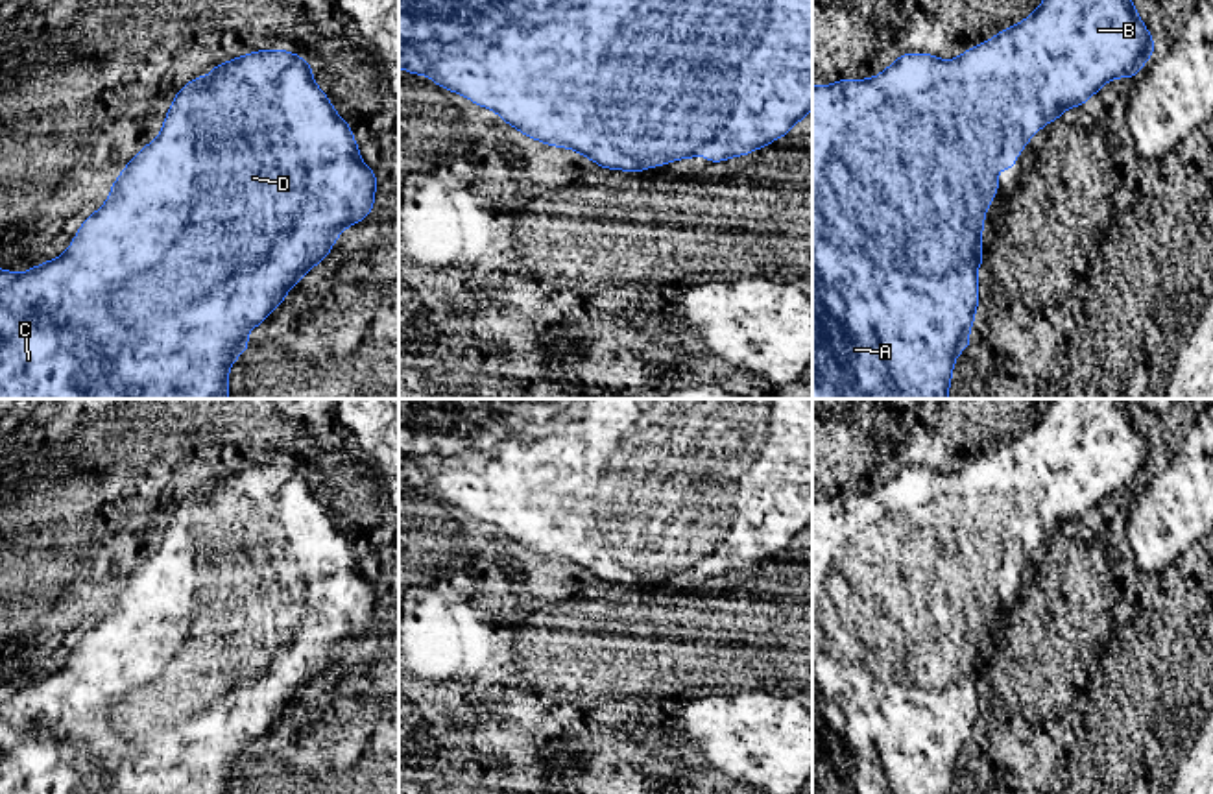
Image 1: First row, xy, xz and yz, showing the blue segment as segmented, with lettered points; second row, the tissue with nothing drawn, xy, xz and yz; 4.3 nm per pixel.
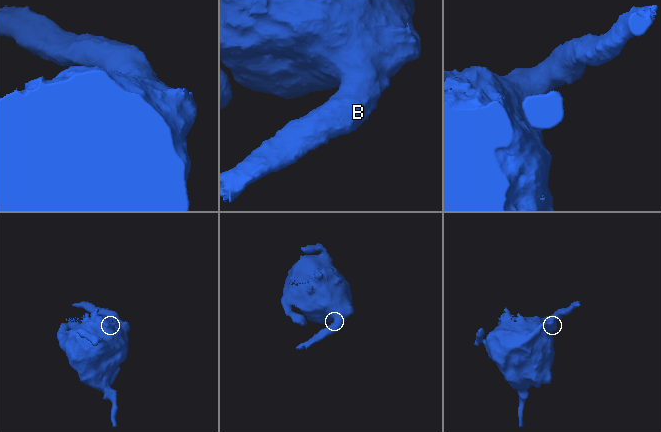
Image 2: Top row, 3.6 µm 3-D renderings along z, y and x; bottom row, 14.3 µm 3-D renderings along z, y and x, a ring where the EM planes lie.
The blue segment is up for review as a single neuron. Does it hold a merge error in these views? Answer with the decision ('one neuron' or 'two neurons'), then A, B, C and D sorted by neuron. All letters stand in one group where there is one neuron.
one neuron | A B C D

